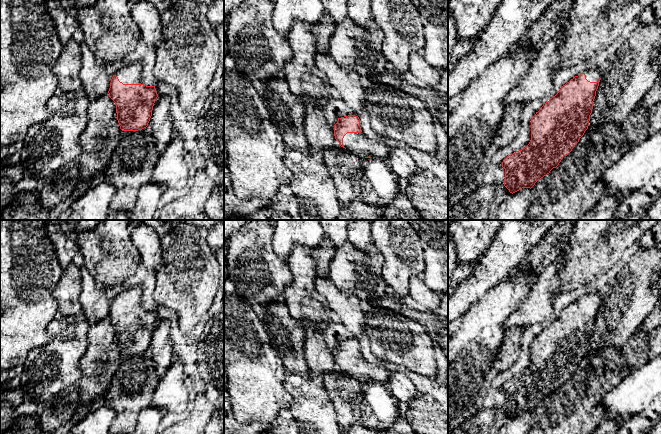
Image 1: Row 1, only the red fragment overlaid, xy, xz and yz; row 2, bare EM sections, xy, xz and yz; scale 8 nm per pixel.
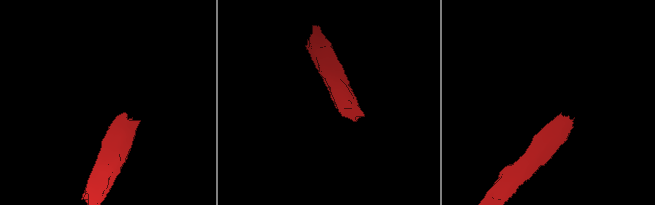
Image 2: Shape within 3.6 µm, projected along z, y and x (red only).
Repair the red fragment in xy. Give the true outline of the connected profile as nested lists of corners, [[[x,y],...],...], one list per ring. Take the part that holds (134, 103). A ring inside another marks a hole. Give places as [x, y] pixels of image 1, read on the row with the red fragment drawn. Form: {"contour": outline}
{"contour": [[[132,62],[123,65],[113,75],[109,97],[116,104],[117,120],[122,131],[146,128],[158,97],[154,86],[143,84],[143,64]]]}

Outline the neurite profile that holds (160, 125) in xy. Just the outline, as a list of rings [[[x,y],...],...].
[[[157,97],[147,127],[155,140],[157,151],[163,153],[173,137],[169,97]]]

